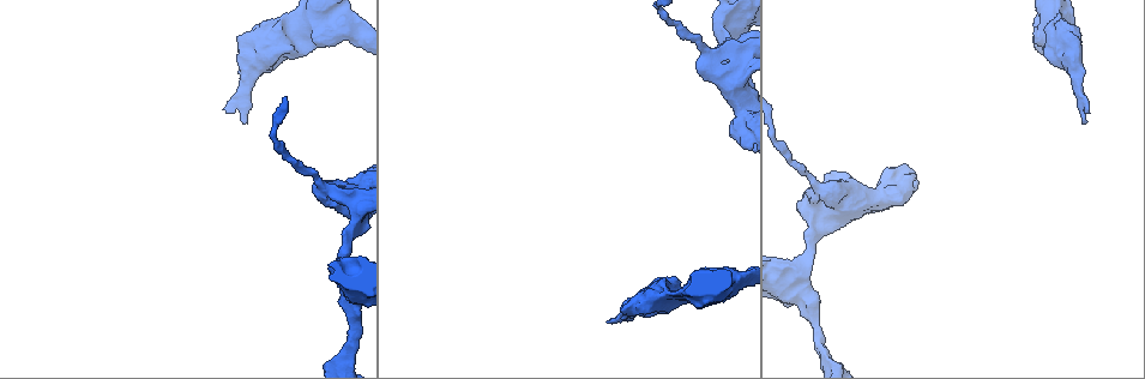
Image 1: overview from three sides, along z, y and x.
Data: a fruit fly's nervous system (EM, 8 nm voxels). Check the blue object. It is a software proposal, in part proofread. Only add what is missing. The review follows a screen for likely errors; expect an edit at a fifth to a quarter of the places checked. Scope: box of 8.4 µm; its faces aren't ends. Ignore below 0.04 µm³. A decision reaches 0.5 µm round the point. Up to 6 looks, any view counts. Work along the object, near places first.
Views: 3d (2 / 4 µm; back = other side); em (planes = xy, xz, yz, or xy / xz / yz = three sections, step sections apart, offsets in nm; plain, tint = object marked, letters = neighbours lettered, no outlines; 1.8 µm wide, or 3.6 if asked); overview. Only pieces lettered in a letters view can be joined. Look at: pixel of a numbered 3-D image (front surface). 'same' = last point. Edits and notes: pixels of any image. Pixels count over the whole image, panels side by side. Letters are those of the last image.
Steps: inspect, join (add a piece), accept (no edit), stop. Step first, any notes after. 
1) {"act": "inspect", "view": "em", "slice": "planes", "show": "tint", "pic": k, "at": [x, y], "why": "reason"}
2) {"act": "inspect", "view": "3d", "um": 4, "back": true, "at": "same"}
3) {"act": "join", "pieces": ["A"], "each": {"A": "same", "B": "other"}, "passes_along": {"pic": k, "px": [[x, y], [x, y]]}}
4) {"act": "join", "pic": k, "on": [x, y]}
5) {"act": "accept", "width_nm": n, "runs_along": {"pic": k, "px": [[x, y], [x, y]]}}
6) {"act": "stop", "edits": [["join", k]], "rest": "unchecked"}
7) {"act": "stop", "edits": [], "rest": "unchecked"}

{"act": "inspect", "view": "3d", "um": 2, "pic": 1, "at": [241, 120], "why": "an open end"}

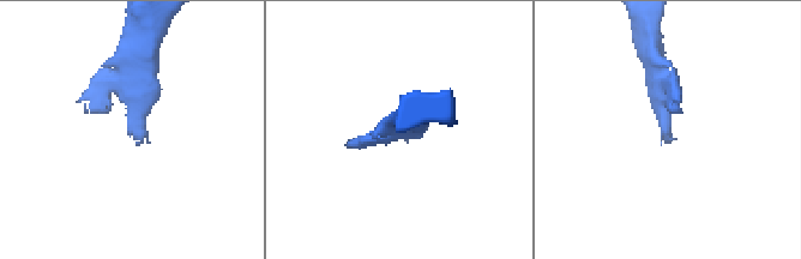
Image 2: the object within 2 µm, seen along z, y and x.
{"act": "inspect", "view": "em", "slice": "planes", "show": "letters", "pic": 2, "at": [406, 140]}

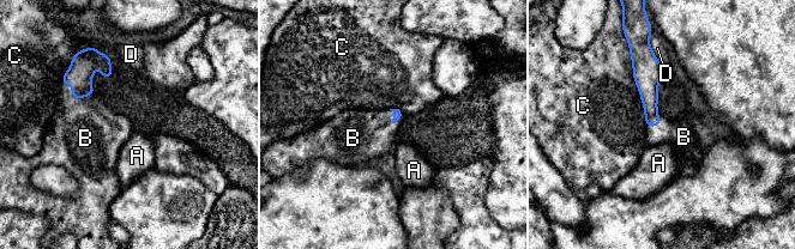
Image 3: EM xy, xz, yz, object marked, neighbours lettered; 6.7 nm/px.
{"act": "join", "pieces": ["B"], "each": {"A": "other", "B": "same", "C": "other", "D": "other"}, "found": "it goes on there"}

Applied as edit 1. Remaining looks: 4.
{"act": "inspect", "view": "overview"}

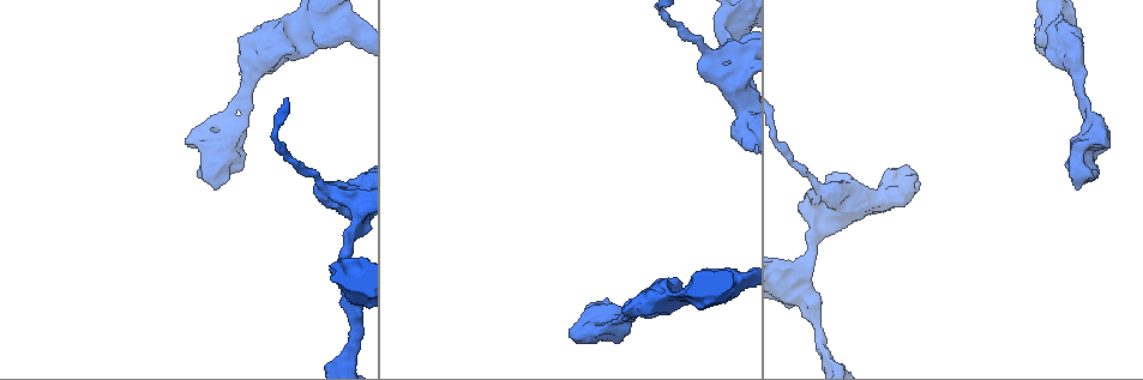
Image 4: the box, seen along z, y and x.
{"act": "inspect", "view": "em", "slice": "xy", "step": 16, "show": "tint", "pic": 4, "at": [662, 280]}

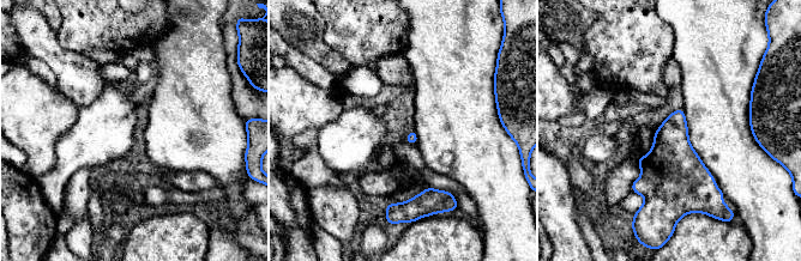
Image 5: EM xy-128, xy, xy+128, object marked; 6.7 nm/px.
{"act": "inspect", "view": "em", "slice": "xy", "step": 16, "show": "letters", "at": "same"}

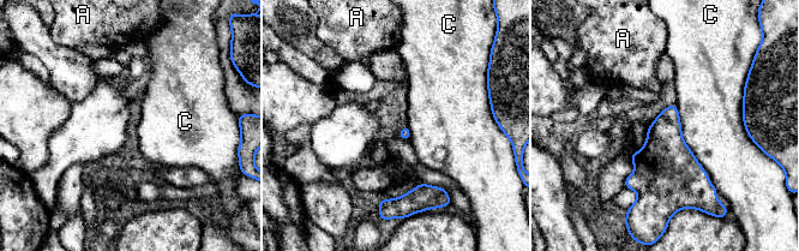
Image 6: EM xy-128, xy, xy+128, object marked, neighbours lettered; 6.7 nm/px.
{"act": "accept", "each": {"A": "other", "C": "other"}, "border": {"pic": 6, "px": [[676, 103], [680, 135], [703, 167]]}, "found": "none of them fits"}

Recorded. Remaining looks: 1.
{"act": "inspect", "view": "em", "um": 3.6, "slice": "planes", "show": "letters", "pic": 4, "at": [740, 63], "why": "thick turns thin"}

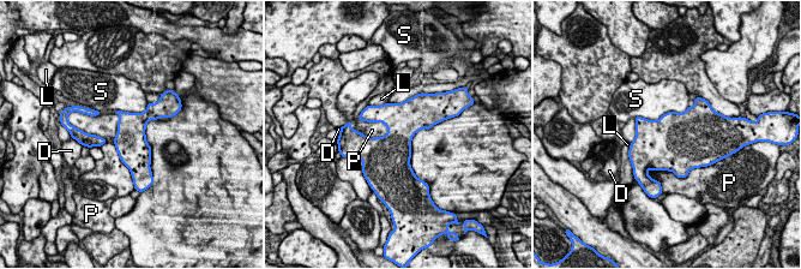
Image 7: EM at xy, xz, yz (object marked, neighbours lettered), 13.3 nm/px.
{"act": "accept", "each": {"D": "other", "L": "other", "P": "other", "S": "other"}, "border": {"pic": 7, "px": [[115, 113], [114, 147], [132, 175]]}, "found": "none of them fits"}

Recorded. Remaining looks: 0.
{"act": "stop", "edits": [["join", 3]], "rest": "unchecked"}

